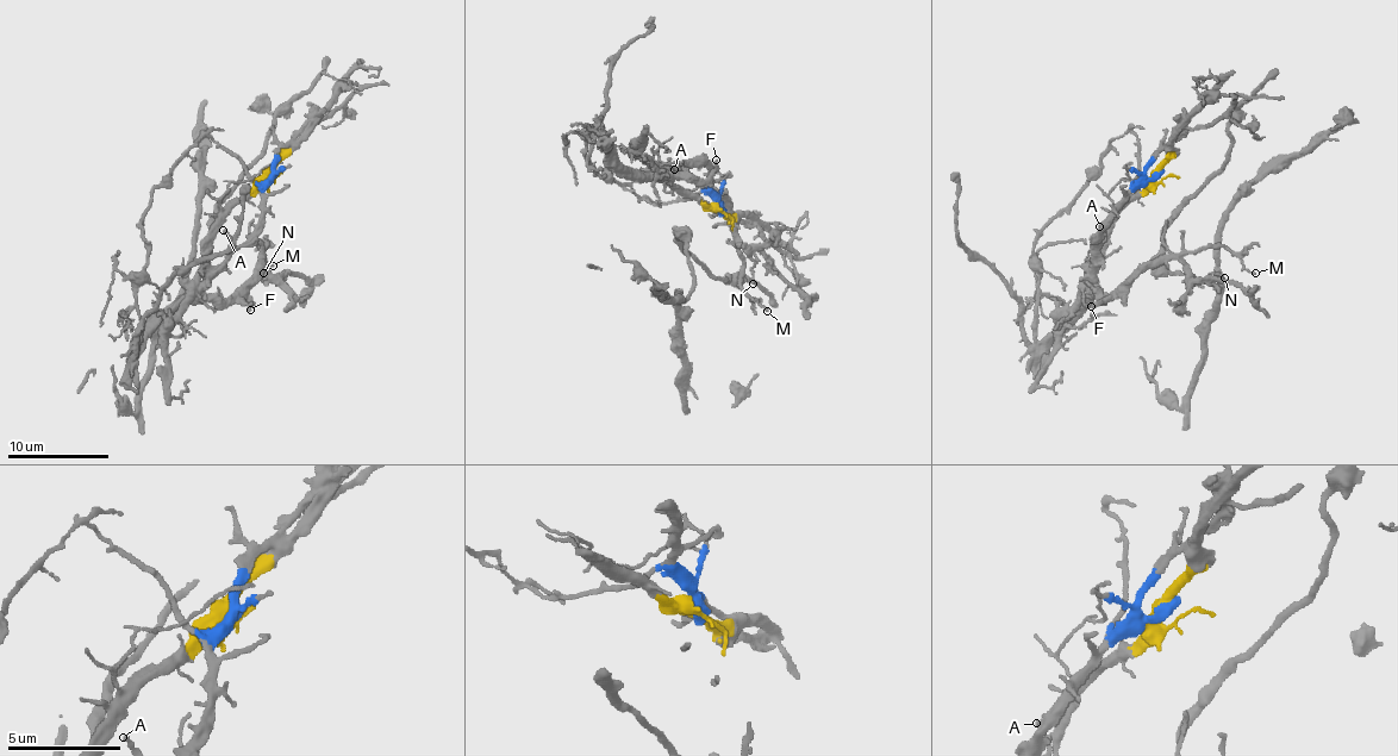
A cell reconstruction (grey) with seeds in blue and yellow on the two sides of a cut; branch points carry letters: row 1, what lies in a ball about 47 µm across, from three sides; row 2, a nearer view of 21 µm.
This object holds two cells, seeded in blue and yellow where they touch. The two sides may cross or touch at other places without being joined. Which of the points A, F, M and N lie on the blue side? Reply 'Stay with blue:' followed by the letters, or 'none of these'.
Stay with blue: A, F, M, N

